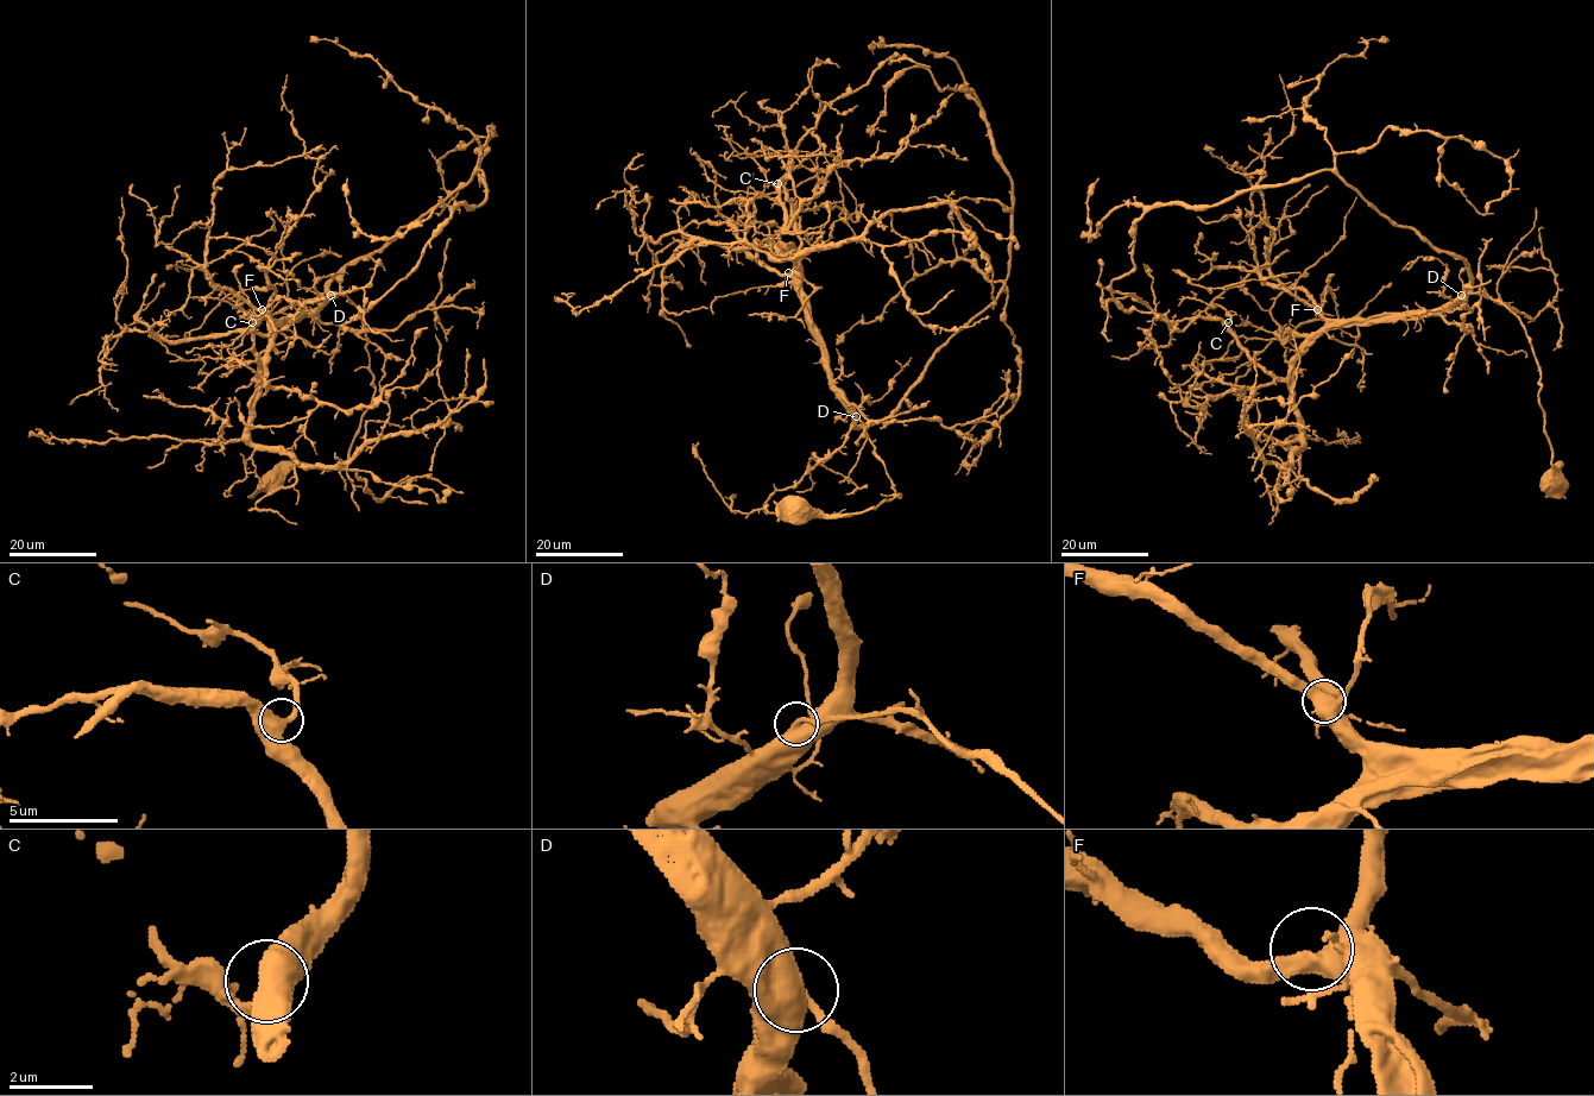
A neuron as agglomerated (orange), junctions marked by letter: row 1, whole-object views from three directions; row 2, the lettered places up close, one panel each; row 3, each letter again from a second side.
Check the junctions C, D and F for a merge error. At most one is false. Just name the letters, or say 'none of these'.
none of these

